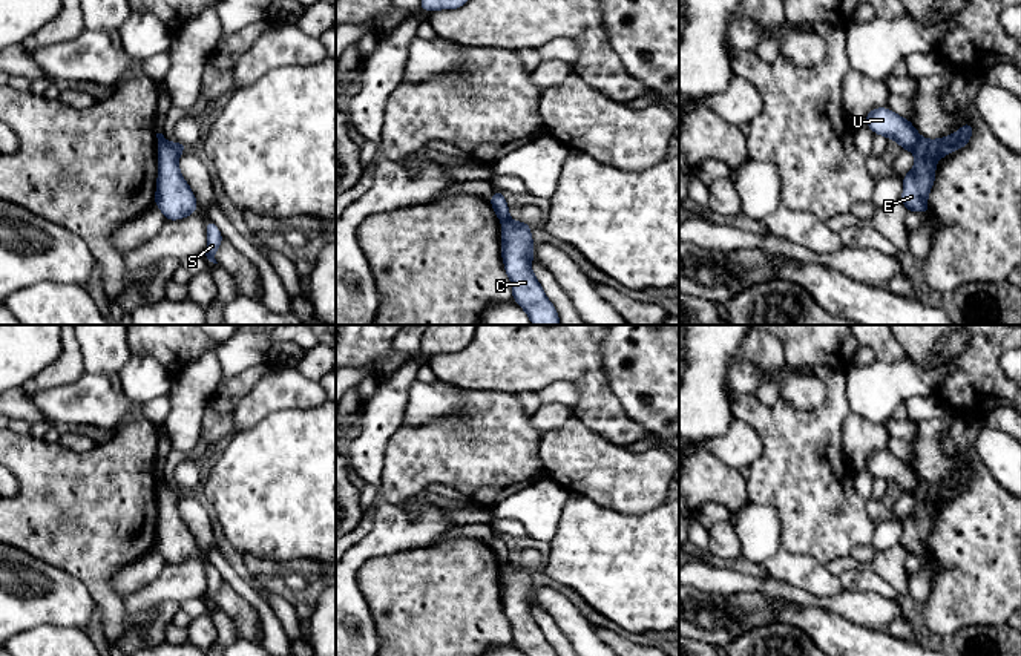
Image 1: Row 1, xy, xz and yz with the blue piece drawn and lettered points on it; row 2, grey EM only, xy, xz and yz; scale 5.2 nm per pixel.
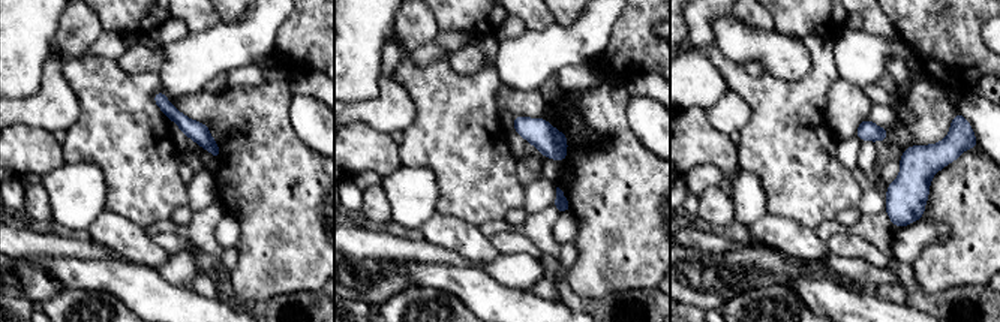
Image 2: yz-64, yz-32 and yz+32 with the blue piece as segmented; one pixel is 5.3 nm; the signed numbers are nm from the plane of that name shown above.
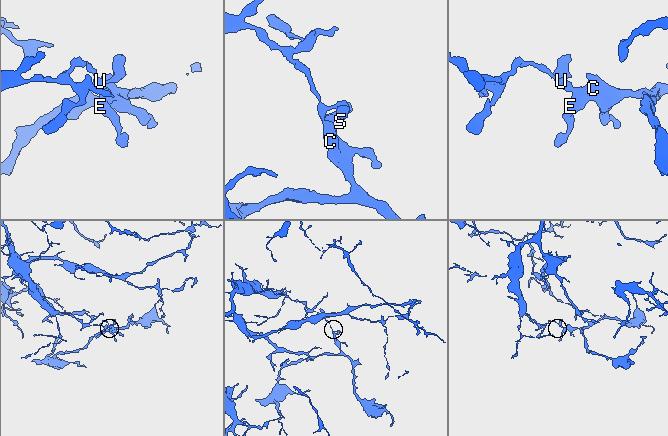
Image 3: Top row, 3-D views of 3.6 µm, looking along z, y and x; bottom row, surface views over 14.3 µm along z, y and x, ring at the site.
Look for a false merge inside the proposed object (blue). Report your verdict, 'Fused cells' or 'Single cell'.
Fused cells

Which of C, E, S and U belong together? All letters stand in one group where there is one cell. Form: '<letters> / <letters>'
C E S / U

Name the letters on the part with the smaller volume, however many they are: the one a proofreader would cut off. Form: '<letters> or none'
C, E, S

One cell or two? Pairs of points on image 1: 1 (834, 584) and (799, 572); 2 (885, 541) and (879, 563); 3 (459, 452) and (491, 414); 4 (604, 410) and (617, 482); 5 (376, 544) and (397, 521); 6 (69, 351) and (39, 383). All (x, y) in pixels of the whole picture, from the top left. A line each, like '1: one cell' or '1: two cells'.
1: one cell
2: two cells
3: one cell
4: two cells
5: one cell
6: one cell

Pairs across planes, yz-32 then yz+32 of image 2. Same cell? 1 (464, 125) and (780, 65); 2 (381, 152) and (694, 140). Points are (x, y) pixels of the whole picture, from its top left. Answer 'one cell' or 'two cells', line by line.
1: two cells
2: one cell

